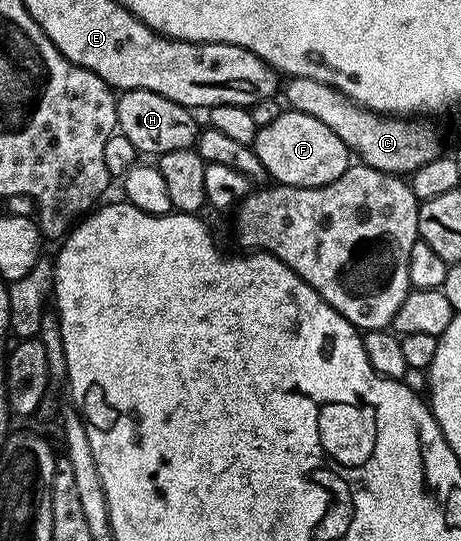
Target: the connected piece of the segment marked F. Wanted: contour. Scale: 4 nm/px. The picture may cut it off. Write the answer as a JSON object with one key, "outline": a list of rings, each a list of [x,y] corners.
{"outline":[[[290,109],[280,110],[277,121],[269,121],[269,125],[258,128],[253,146],[268,176],[284,187],[329,185],[346,173],[353,159],[345,141],[341,141],[329,125],[317,121],[317,117],[309,117],[309,113]]]}

